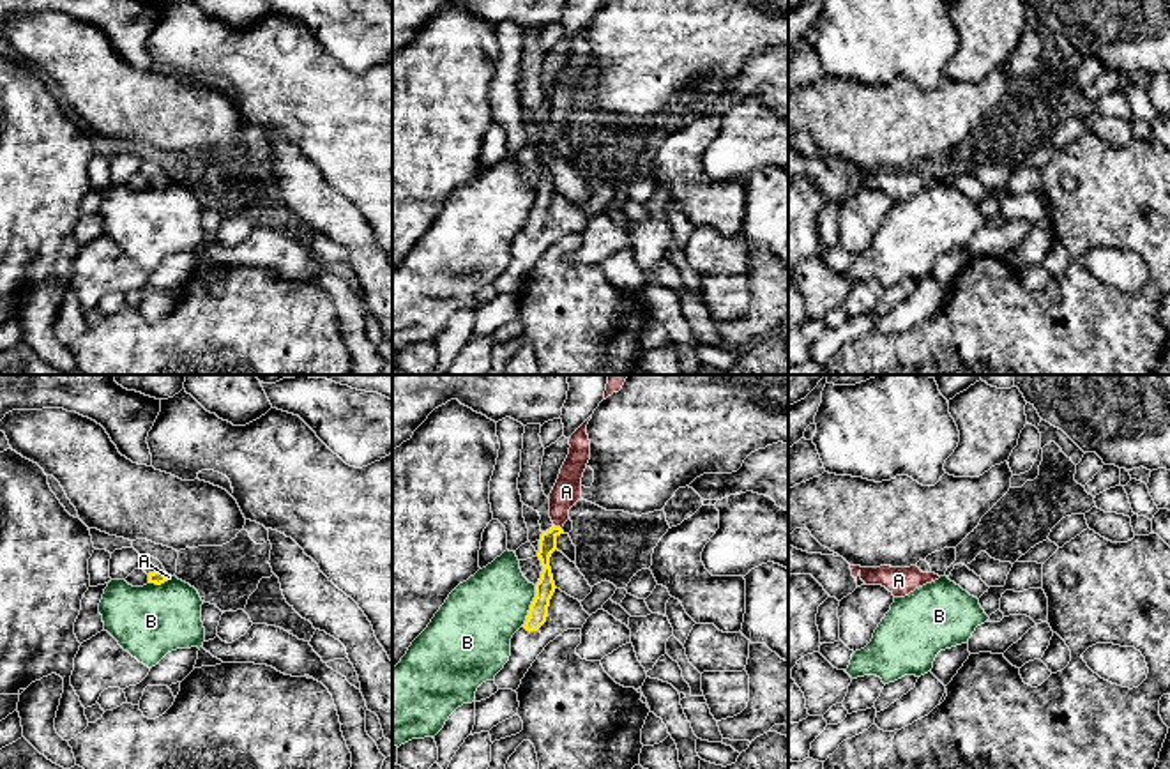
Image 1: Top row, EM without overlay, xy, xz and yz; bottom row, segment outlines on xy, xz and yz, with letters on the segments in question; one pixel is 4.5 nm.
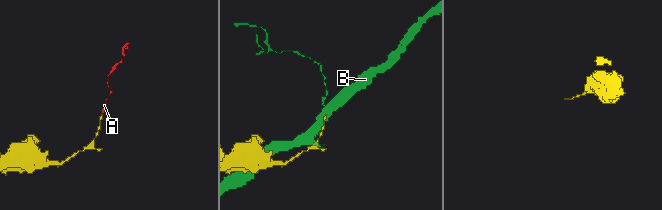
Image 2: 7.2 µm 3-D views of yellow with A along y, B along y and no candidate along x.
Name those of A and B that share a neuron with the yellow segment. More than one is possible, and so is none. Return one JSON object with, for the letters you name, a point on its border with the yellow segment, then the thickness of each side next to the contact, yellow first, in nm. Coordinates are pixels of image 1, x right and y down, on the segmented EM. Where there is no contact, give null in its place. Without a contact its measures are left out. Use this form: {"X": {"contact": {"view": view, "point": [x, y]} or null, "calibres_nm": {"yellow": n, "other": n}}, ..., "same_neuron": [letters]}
{"A": {"contact": {"view": "xz", "point": [557, 527]}, "calibres_nm": {"yellow": 80, "other": 130}}, "same_neuron": ["A"]}

